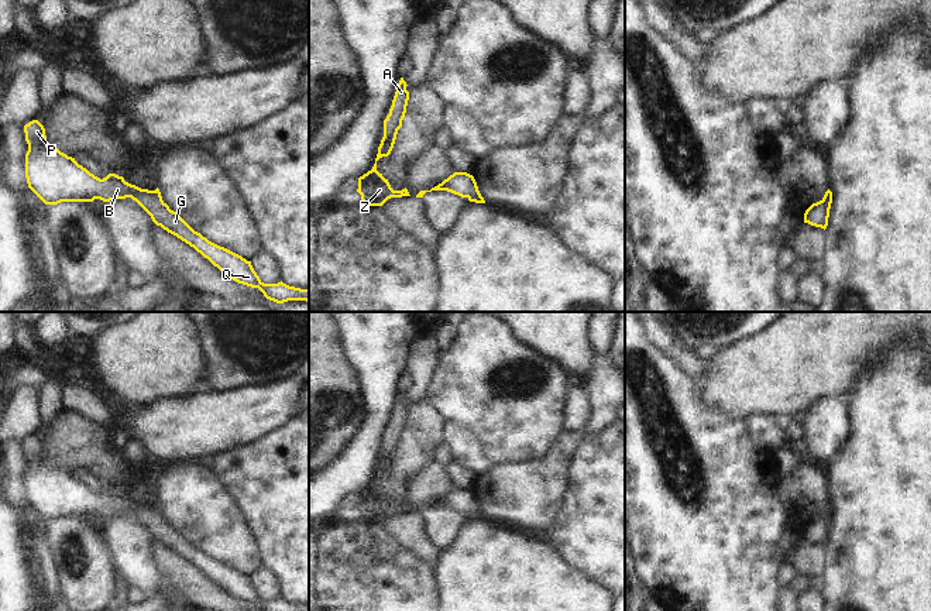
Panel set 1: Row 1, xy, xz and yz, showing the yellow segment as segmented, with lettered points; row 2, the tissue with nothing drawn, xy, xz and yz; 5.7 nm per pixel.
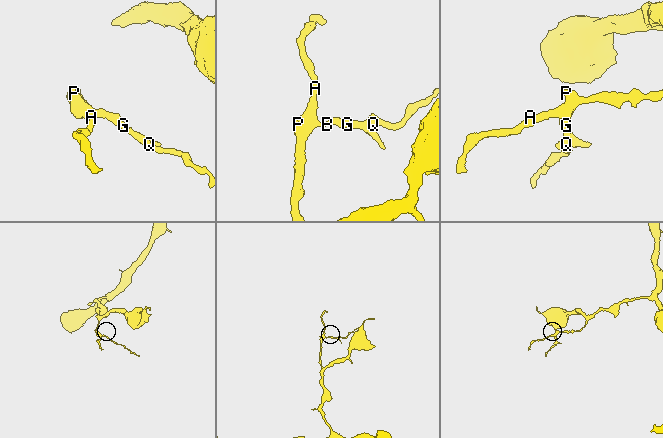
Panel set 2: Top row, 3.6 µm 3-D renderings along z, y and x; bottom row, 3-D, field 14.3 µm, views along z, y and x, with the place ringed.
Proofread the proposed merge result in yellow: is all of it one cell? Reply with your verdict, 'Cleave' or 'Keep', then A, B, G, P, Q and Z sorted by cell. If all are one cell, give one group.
Keep. Groups: A B G P Q Z

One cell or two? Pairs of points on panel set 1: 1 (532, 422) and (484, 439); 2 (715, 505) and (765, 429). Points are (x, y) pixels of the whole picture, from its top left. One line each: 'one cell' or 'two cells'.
1: one cell
2: two cells

